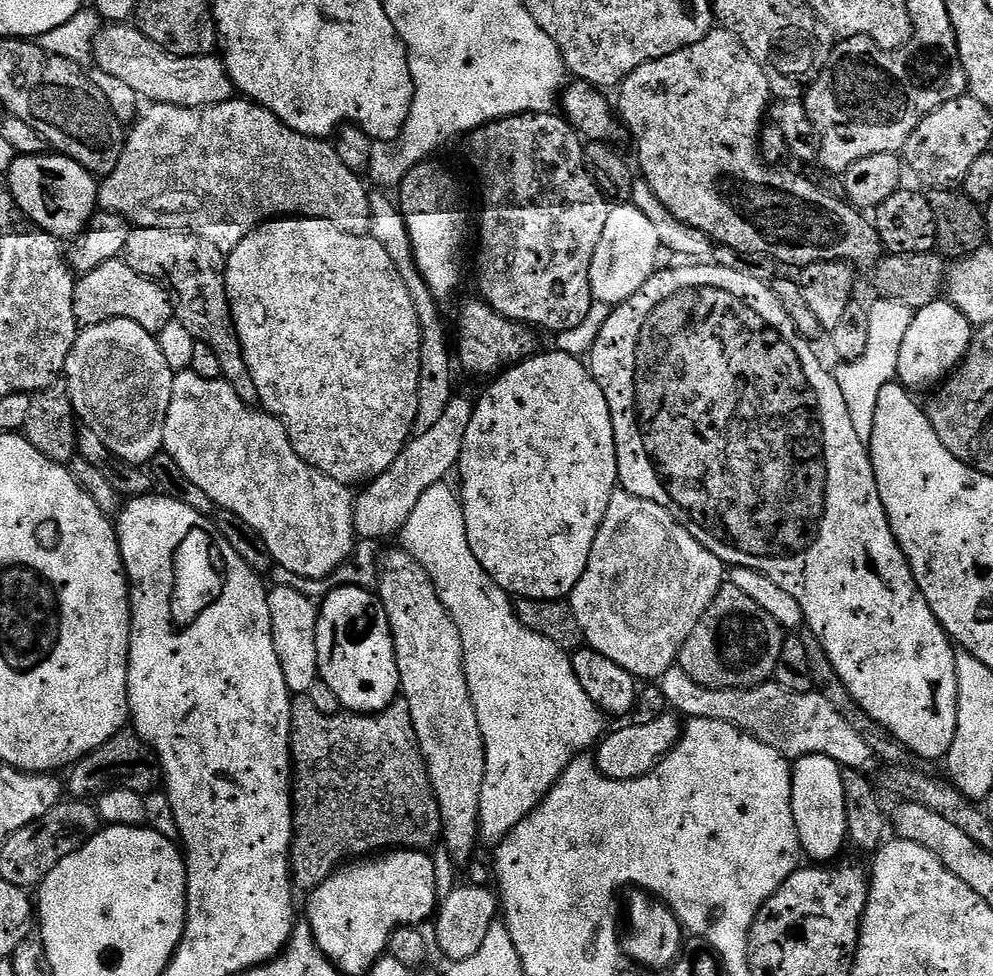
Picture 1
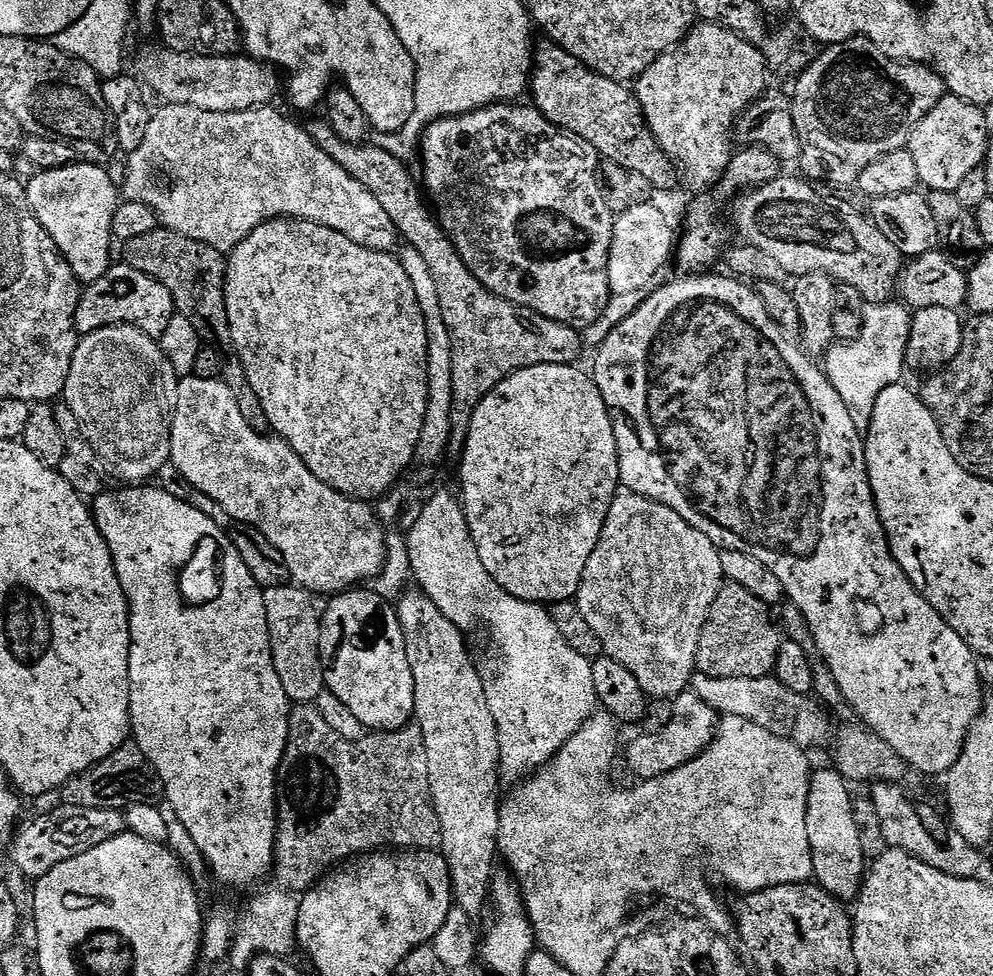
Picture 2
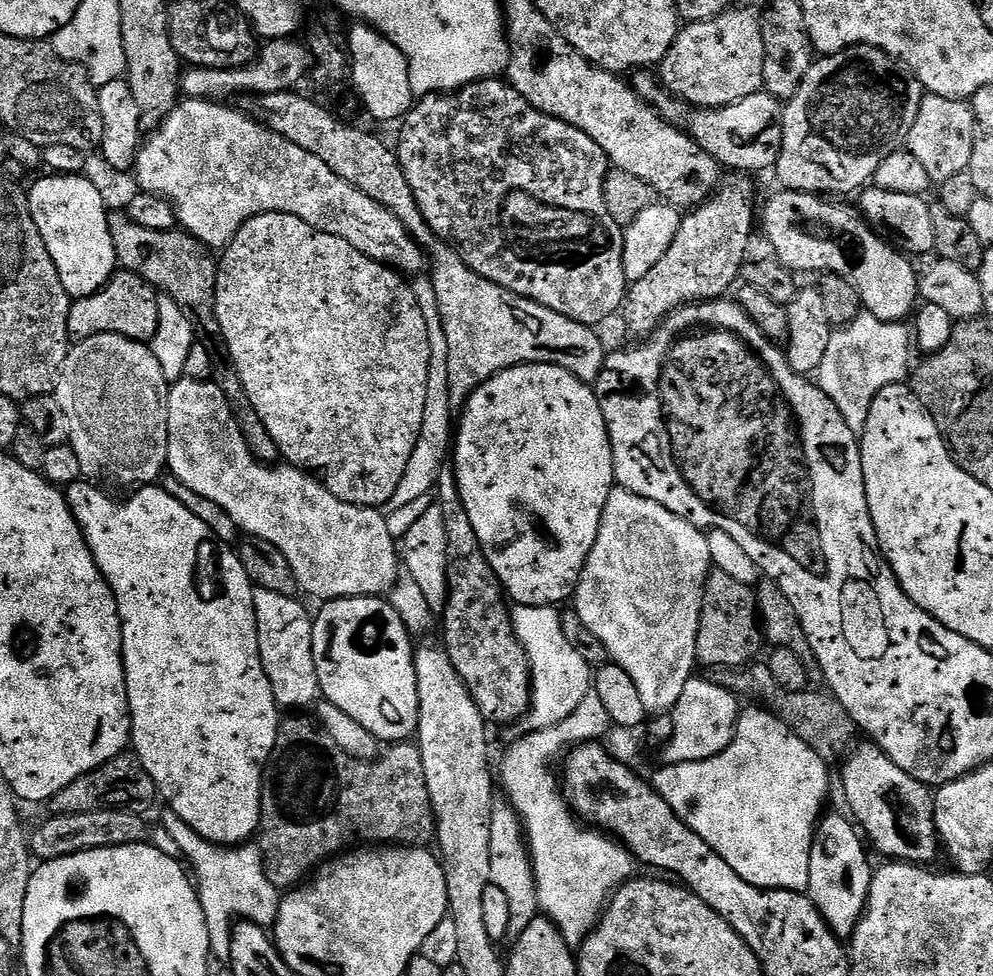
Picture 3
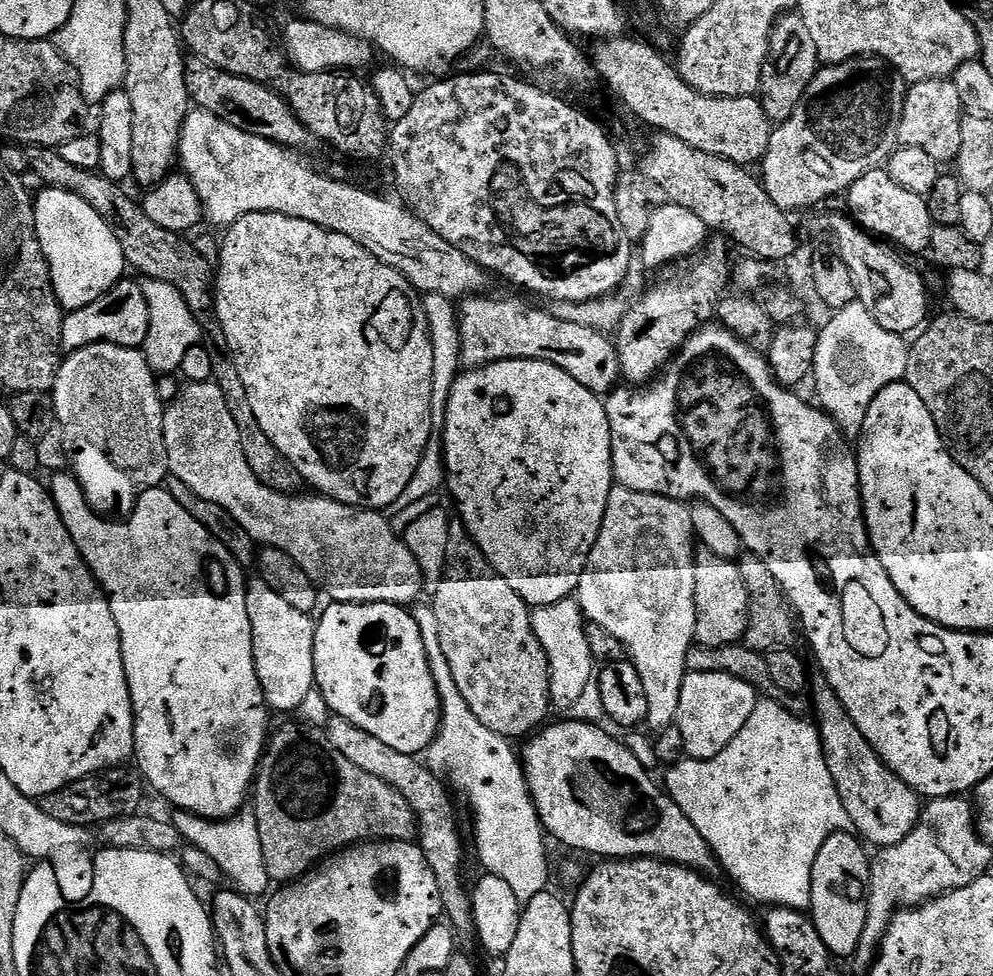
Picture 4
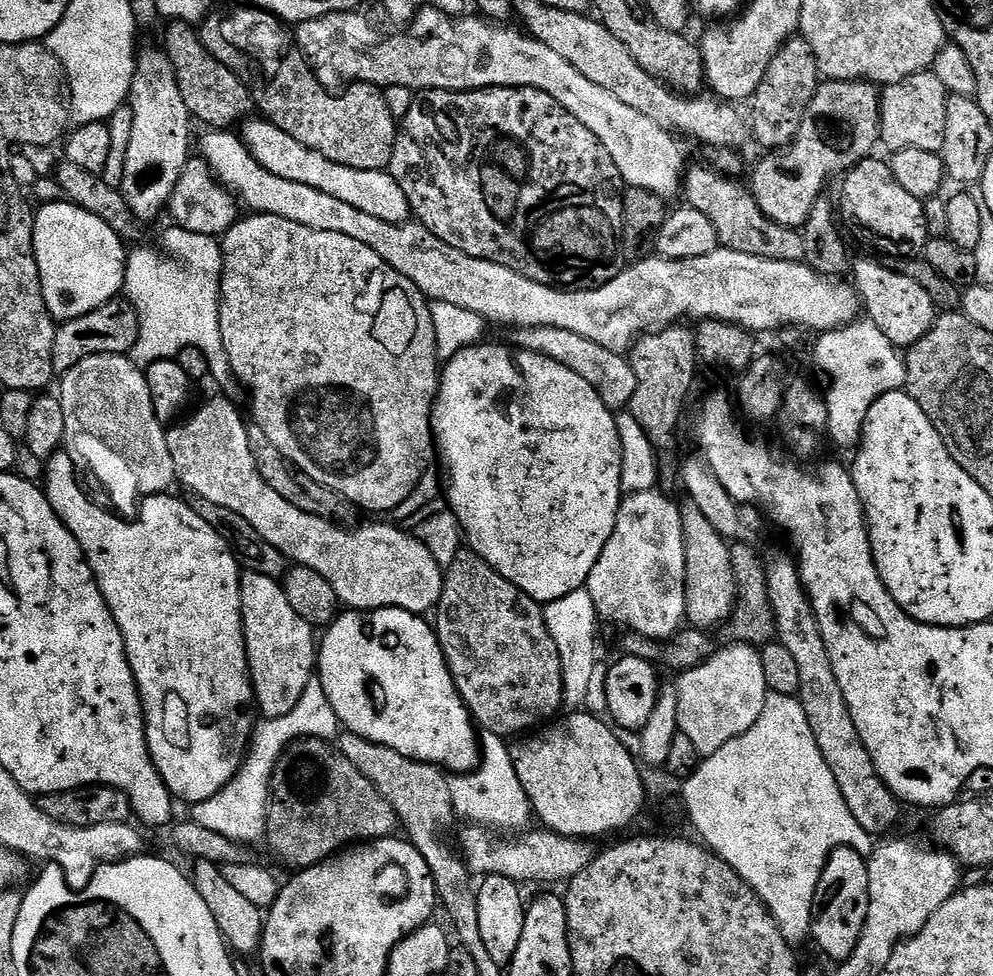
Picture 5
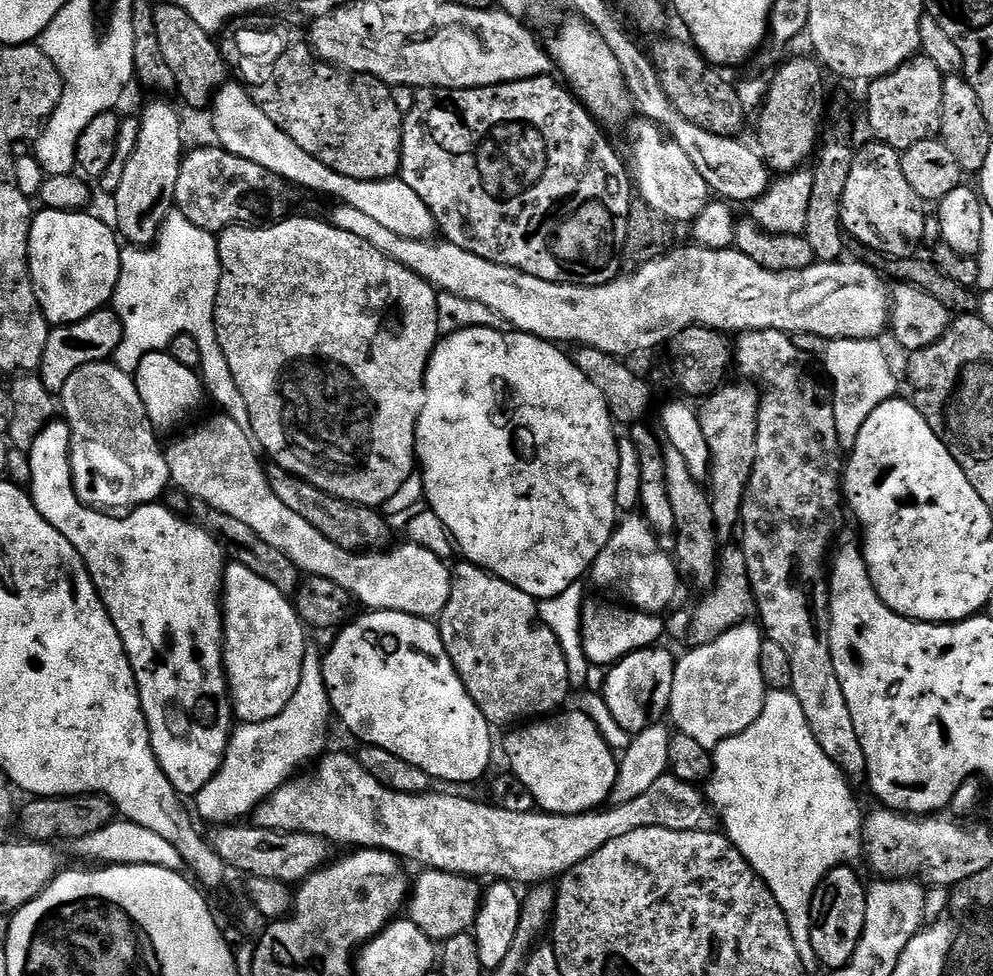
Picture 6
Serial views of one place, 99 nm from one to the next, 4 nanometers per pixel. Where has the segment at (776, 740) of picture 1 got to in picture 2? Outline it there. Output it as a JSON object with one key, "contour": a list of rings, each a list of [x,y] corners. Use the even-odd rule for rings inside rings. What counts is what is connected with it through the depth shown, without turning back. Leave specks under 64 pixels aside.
{"contour":[[[696,672],[690,691],[721,717],[746,718],[762,726],[762,730],[770,730],[770,734],[778,734],[778,738],[786,738],[805,750],[820,748],[824,743],[825,747],[834,732],[833,721],[819,699],[786,690],[786,686],[782,686],[782,682],[778,682],[775,675],[762,678],[710,678]]]}

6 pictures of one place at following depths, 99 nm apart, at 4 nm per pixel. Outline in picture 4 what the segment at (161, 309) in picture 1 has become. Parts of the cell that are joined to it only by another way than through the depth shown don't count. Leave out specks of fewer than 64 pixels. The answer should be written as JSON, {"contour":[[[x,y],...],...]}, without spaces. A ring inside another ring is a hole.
{"contour":[[[125,278],[106,294],[102,294],[98,302],[90,302],[90,306],[82,306],[65,315],[60,347],[68,354],[95,344],[117,344],[123,348],[143,349],[149,330],[150,306],[146,302],[146,294],[142,294],[139,282]]]}

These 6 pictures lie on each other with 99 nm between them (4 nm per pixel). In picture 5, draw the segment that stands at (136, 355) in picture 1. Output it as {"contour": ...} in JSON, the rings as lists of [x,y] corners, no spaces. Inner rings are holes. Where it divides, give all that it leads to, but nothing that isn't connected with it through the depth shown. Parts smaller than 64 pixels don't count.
{"contour":[[[94,354],[90,358],[82,358],[82,362],[78,362],[78,366],[74,366],[69,372],[63,373],[59,377],[60,389],[58,389],[58,395],[60,398],[60,405],[62,406],[62,415],[66,418],[66,430],[64,431],[64,436],[88,436],[92,440],[96,440],[98,444],[102,444],[110,454],[108,460],[106,460],[106,454],[102,454],[102,464],[92,464],[92,460],[83,460],[82,464],[85,469],[93,477],[97,477],[98,482],[102,487],[108,491],[108,496],[116,504],[132,504],[132,506],[139,505],[141,499],[146,496],[158,496],[169,491],[168,488],[171,484],[174,484],[176,480],[176,471],[174,470],[174,464],[170,458],[169,446],[168,446],[168,436],[166,433],[165,425],[156,417],[156,411],[154,410],[154,402],[152,401],[152,395],[150,394],[150,386],[148,385],[148,377],[145,373],[134,363],[127,355],[124,354]]]}

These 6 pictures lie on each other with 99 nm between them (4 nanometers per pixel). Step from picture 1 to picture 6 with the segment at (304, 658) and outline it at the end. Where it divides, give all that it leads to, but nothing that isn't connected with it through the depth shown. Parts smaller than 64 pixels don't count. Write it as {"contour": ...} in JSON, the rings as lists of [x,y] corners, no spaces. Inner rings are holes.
{"contour":[[[229,563],[224,570],[222,589],[224,614],[224,673],[228,675],[228,690],[232,697],[232,711],[237,721],[245,724],[262,722],[282,714],[298,690],[302,678],[302,658],[306,643],[306,625],[296,612],[295,603],[278,586],[270,586],[266,578],[258,578],[254,570]]]}

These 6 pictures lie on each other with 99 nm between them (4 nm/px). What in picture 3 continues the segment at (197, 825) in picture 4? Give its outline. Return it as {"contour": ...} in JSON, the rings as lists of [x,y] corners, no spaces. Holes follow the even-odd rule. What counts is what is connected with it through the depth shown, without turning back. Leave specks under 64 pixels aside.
{"contour":[[[165,811],[162,825],[167,833],[178,842],[184,860],[190,865],[191,875],[200,894],[202,914],[206,914],[206,930],[210,934],[210,953],[216,954],[230,939],[230,925],[237,918],[254,922],[265,930],[271,929],[276,922],[282,899],[281,889],[266,878],[264,855],[255,843],[245,842],[239,846],[215,844],[202,834],[190,830],[178,814]],[[192,863],[192,868],[191,864]],[[196,875],[196,876],[195,876]]]}

